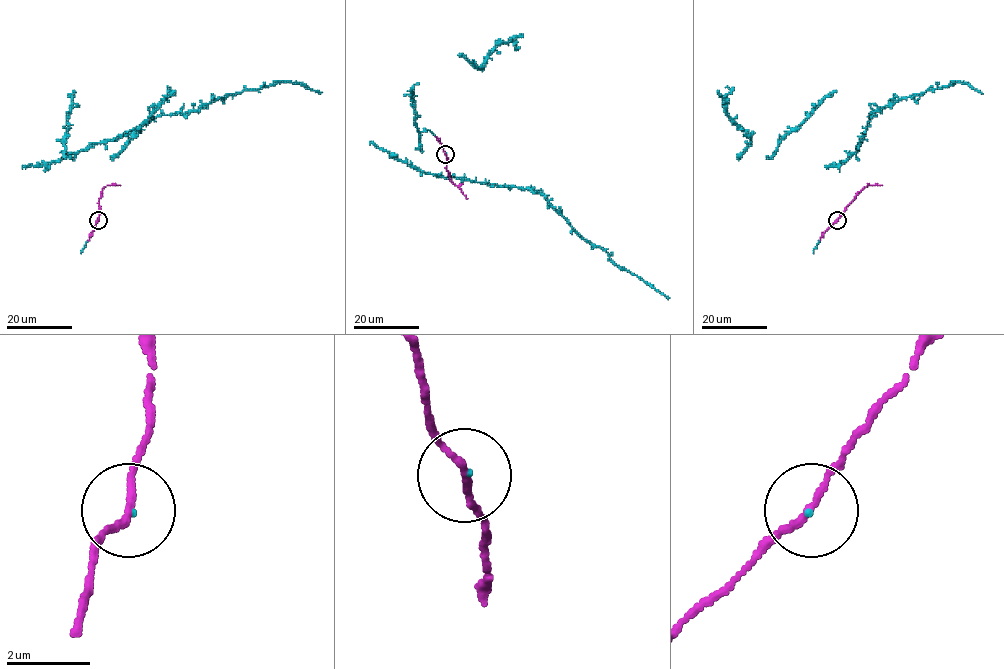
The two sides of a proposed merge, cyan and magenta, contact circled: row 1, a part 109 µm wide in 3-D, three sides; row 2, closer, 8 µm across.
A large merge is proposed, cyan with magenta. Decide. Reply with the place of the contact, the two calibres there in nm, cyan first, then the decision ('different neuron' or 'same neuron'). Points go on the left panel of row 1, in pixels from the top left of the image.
(98, 220) | 40/150 nm | same neuron

